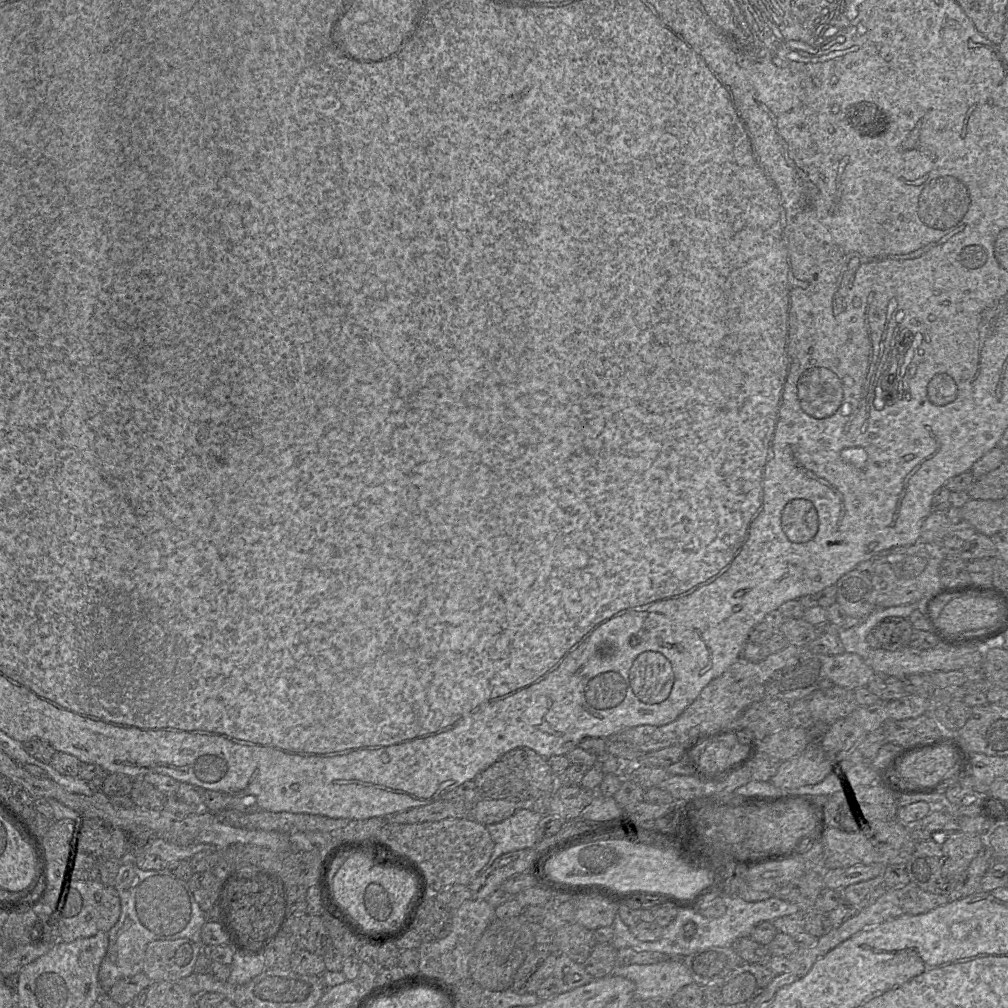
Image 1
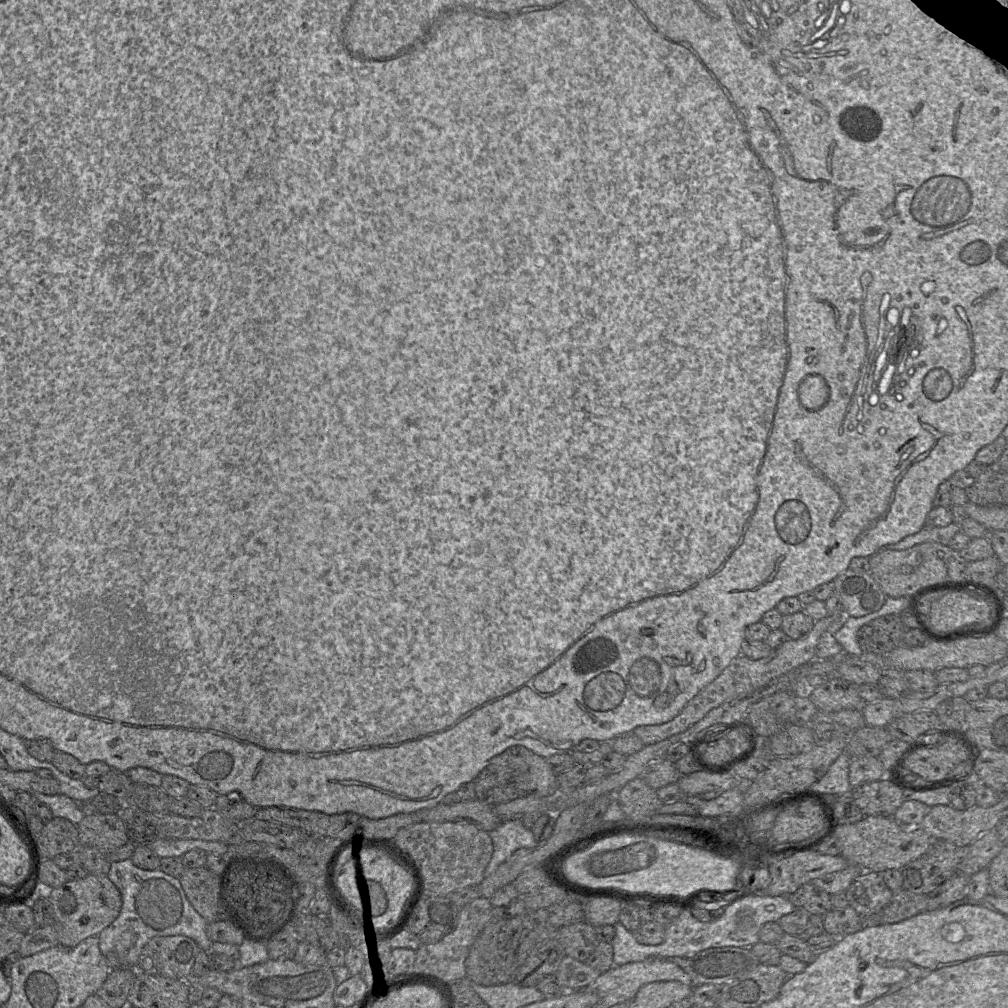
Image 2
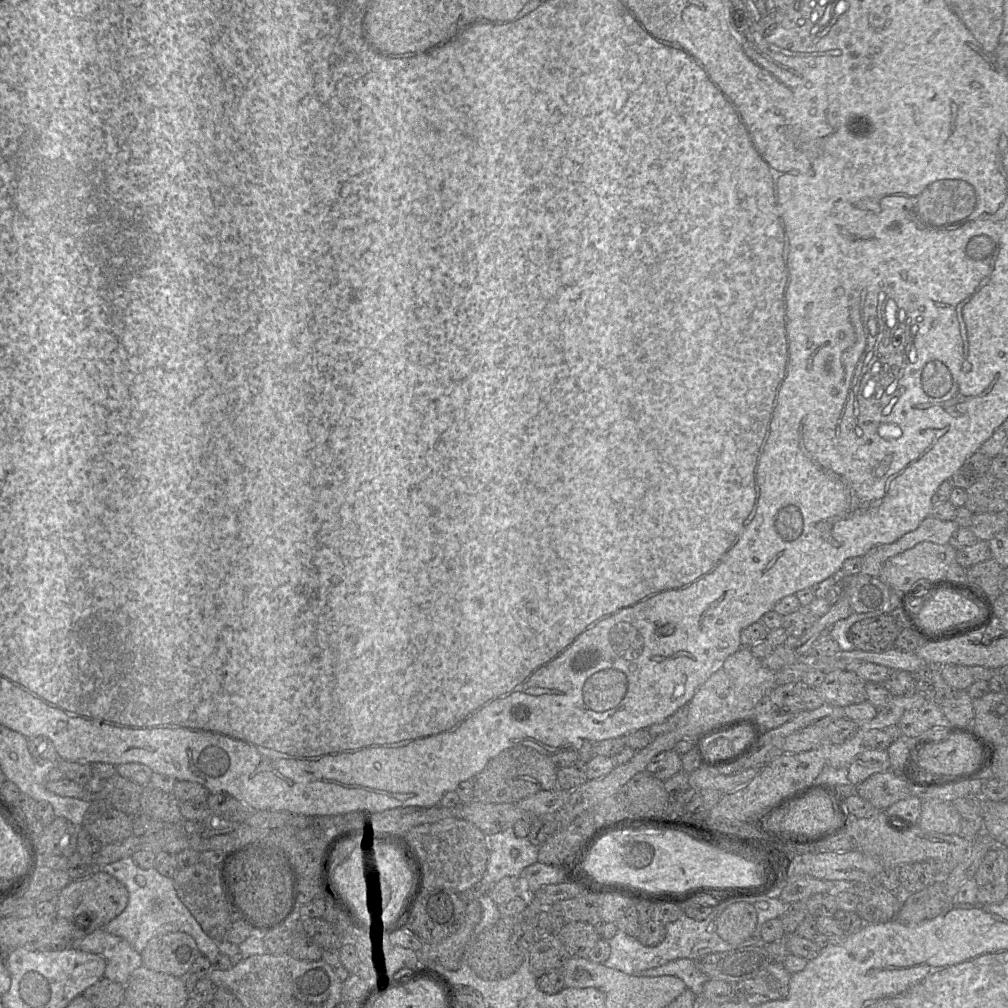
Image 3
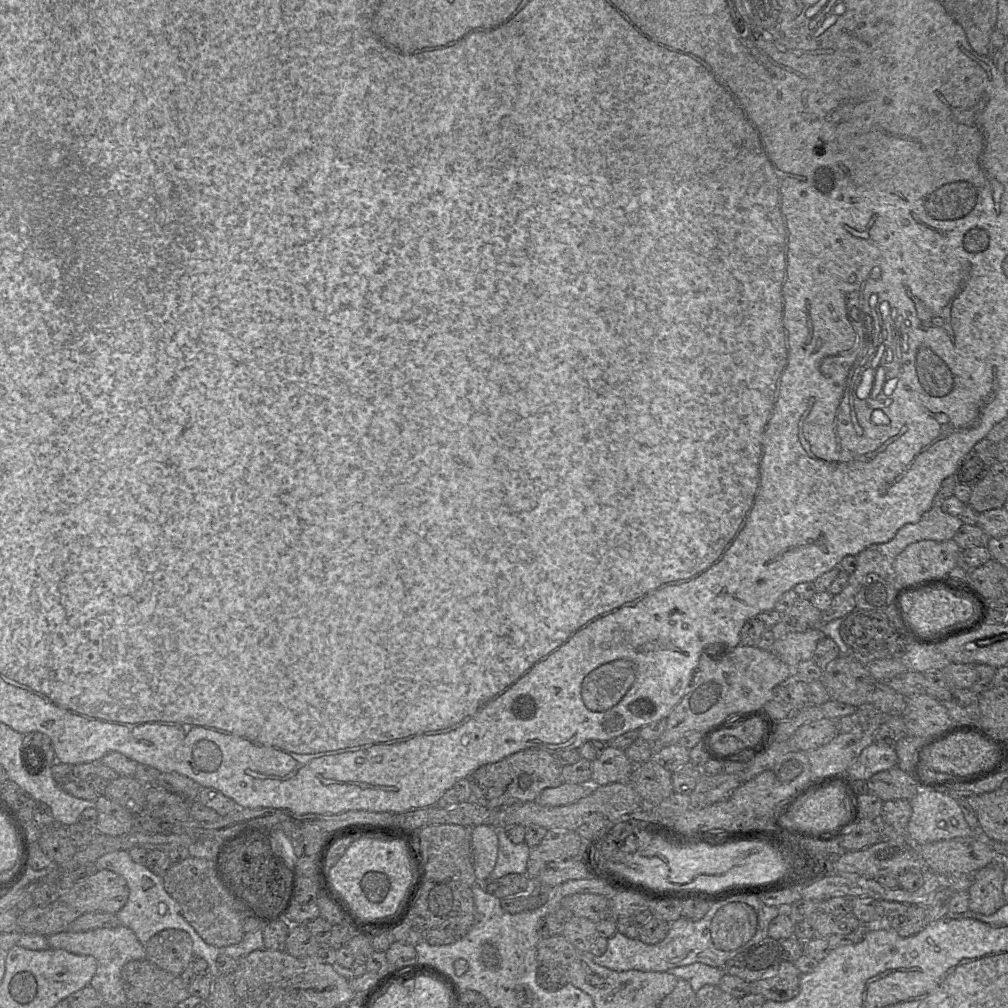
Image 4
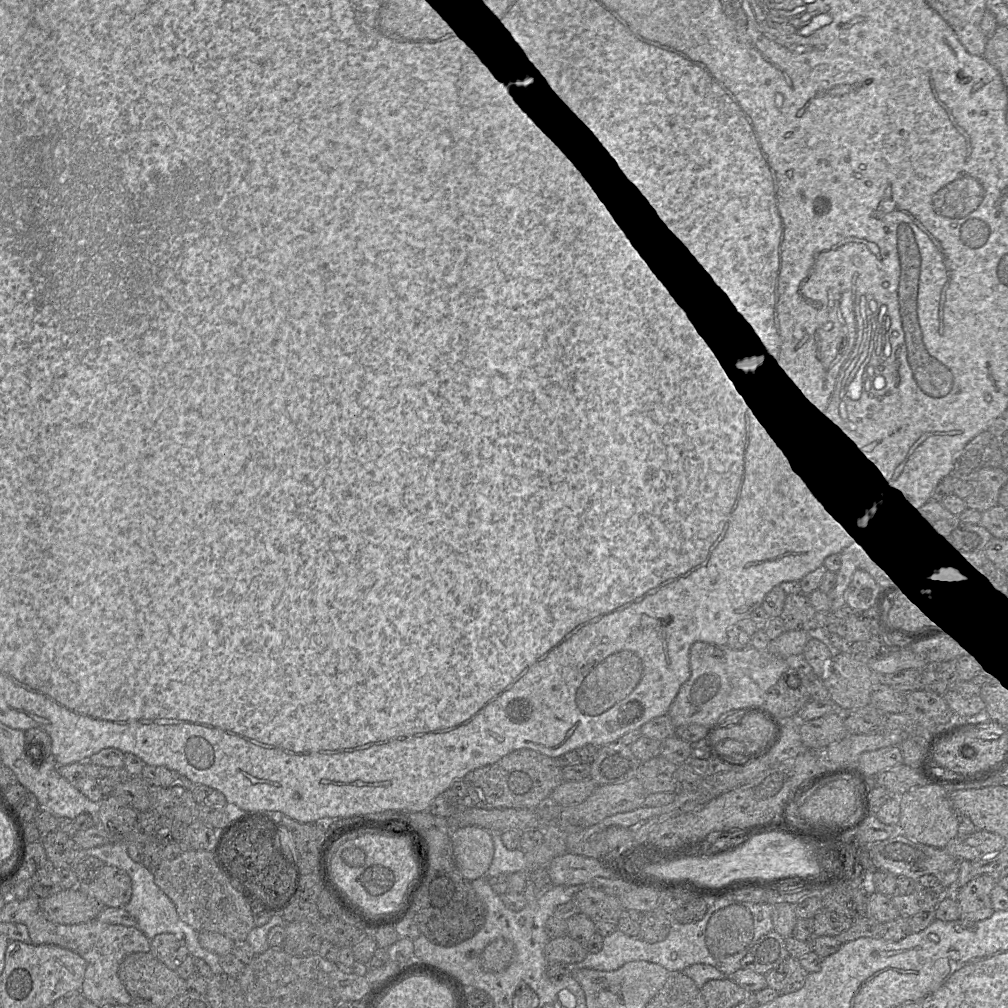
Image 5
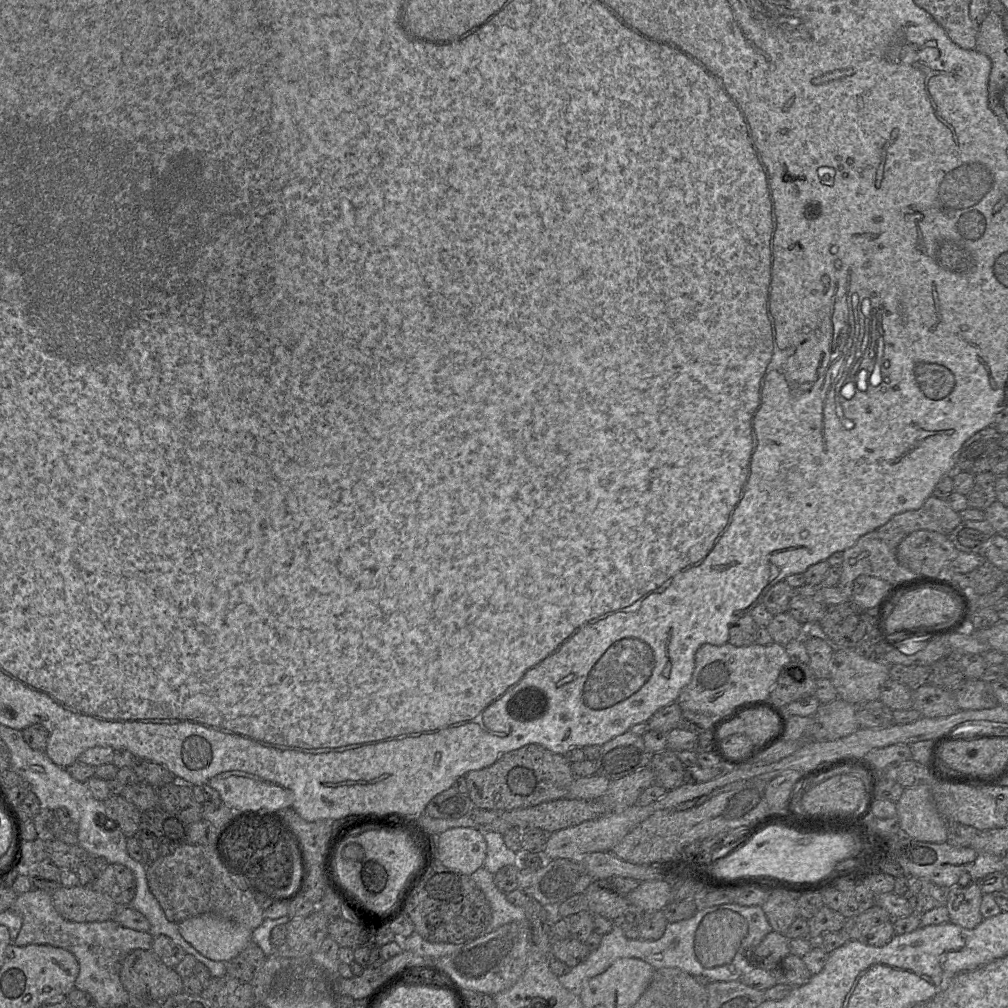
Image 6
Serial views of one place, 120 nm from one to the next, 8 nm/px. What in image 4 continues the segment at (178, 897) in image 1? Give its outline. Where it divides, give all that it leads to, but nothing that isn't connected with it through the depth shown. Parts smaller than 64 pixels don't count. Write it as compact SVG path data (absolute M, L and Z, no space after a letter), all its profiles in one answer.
M117 850L104 854L95 861L95 865L97 870L116 872L126 880L129 888L128 901L116 915L120 925L131 929L144 947L153 935L165 929L181 929L190 935L194 957L202 957L209 964L209 975L213 978L221 975L217 967L221 948L206 943L186 921L180 905L166 892L163 876L156 875L146 865L134 862L129 850Z

